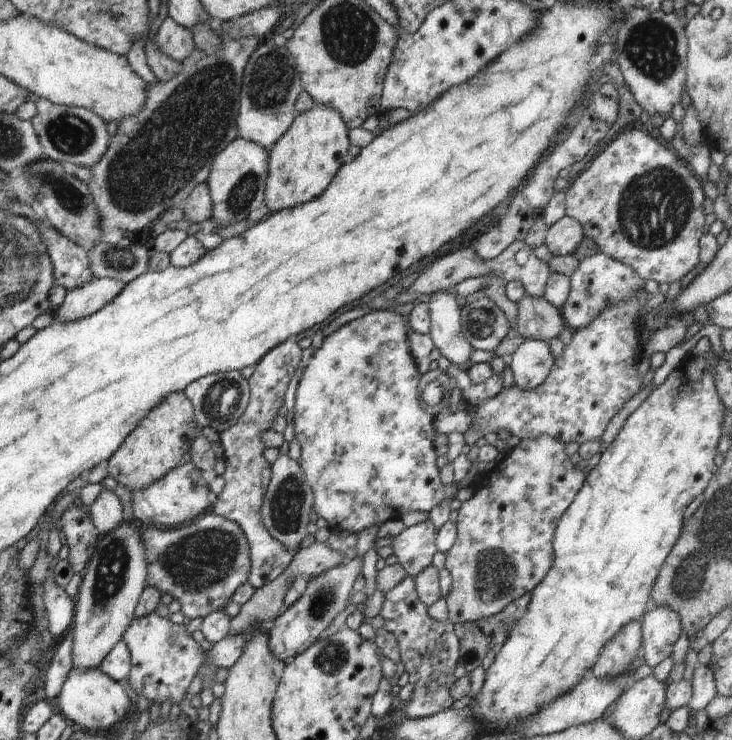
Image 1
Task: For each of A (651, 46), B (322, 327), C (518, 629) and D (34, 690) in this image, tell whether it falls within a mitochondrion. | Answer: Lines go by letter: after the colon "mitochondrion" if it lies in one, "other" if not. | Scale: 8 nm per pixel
A: mitochondrion
B: other
C: other
D: other

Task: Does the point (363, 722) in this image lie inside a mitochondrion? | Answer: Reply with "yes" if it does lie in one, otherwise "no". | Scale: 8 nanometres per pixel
no

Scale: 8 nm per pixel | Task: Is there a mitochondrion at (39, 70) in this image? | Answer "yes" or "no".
no

